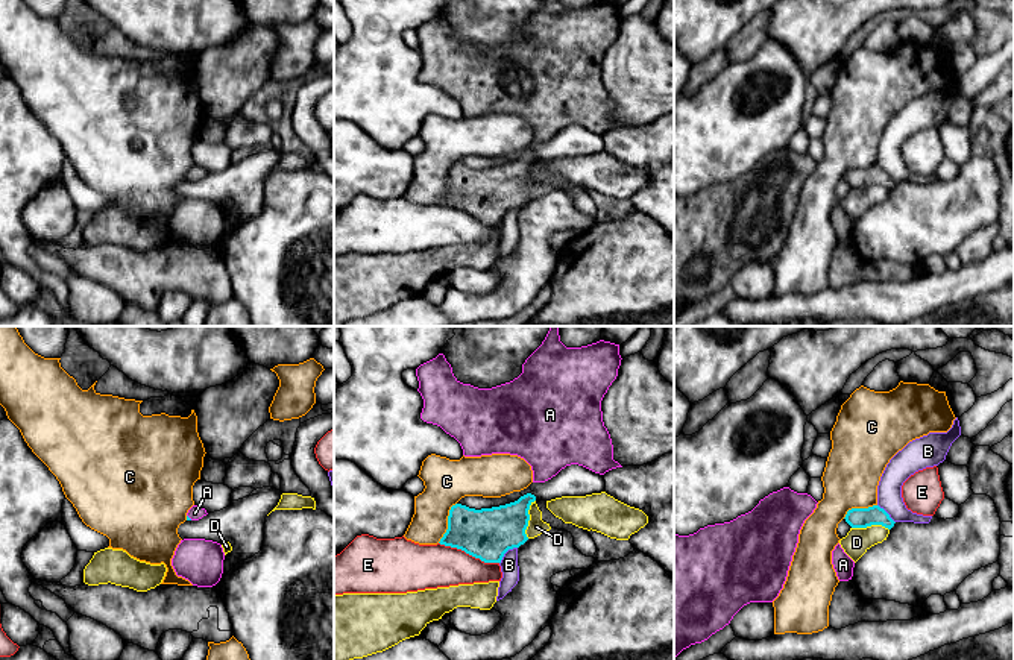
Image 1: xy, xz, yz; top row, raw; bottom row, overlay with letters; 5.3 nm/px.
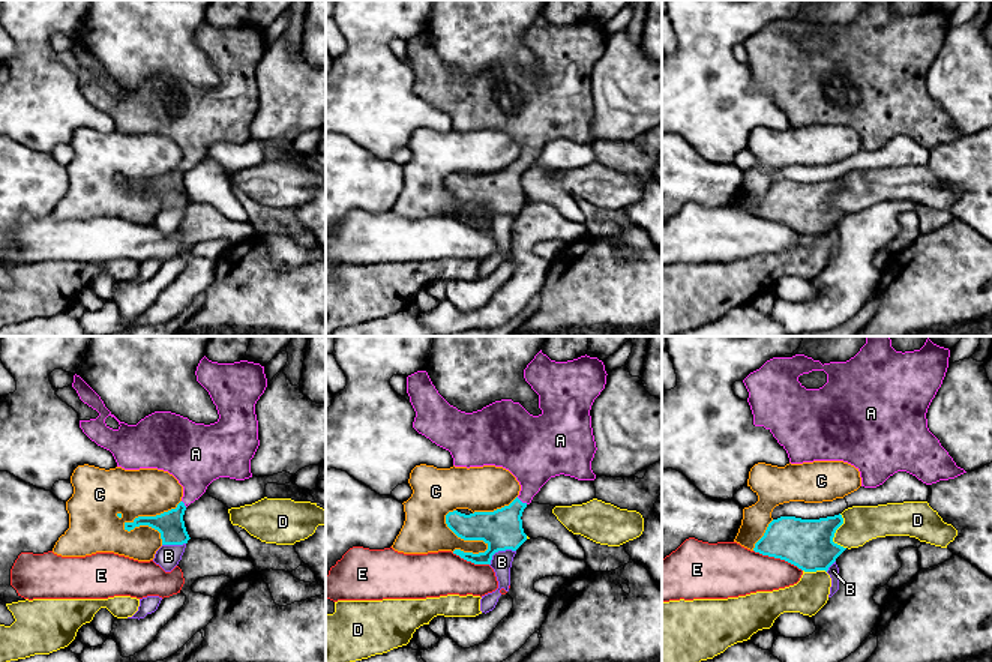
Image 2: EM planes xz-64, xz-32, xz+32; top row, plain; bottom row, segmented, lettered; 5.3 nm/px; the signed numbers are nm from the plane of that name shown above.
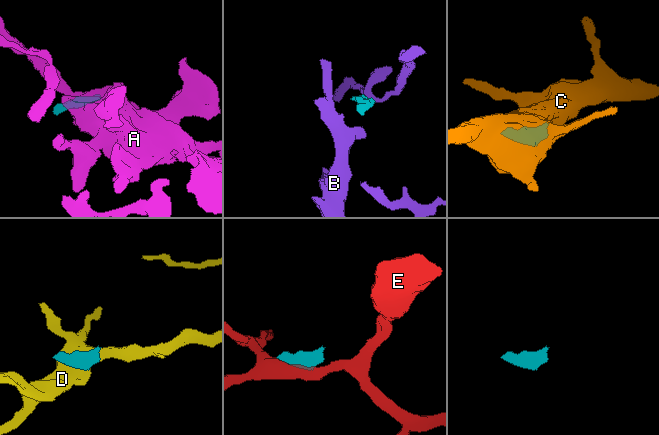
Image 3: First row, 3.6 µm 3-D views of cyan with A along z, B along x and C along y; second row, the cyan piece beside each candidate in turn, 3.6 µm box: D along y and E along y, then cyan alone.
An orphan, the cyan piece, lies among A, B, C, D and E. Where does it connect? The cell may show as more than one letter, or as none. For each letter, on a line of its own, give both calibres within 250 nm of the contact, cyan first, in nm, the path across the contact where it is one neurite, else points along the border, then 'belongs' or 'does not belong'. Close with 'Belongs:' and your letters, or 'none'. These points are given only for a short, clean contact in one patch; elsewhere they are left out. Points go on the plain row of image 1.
A: 20 nm thick on the cyan side, 80 nm on the other; runs through xy (187, 176), (188, 178), (195, 173); belongs
B: 280 nm thick on the cyan side, 100 nm on the other; border along xz (516, 207), (510, 208), (500, 223); does not belong
C: 280 nm thick on the cyan side, 240 nm on the other; does not belong
D: 280 nm thick on the cyan side, 90 nm on the other; does not belong
E: 280 nm thick on the cyan side, 240 nm on the other; does not belong
Belongs: A

